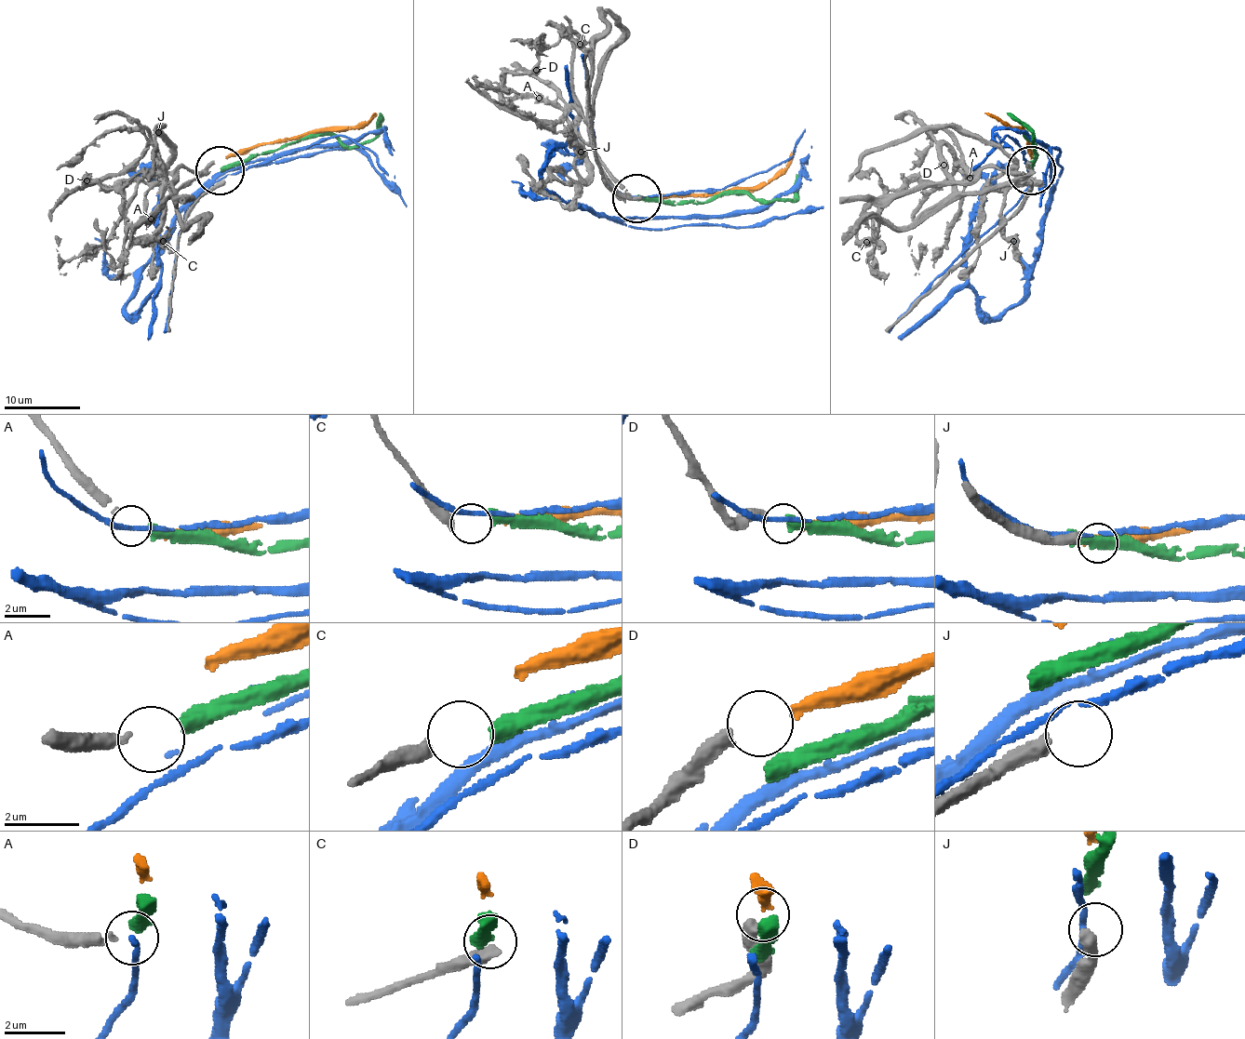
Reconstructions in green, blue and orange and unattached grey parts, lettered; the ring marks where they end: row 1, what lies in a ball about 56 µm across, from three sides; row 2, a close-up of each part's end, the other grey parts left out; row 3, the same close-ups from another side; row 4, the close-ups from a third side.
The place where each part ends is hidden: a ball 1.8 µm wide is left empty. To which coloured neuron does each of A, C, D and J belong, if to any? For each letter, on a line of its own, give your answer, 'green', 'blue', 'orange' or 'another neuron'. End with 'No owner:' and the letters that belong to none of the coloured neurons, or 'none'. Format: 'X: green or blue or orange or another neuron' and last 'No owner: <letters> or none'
A: green
C: another neuron
D: orange
J: another neuron
No owner: C, J

